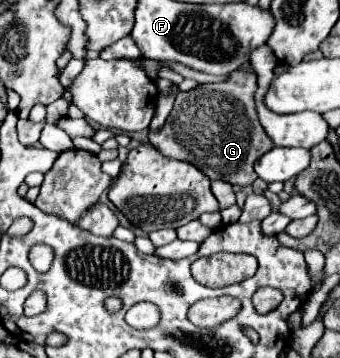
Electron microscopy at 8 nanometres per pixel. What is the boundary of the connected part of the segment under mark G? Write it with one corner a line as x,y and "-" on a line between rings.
243,69
233,71
227,81
199,85
197,89
187,91
187,93
179,91
175,97
175,107
165,121
165,127
159,133
149,133
149,141
163,155
195,165
209,179
223,179
223,181
227,181
231,185
239,185
239,187
251,185
257,179
257,175
253,171
255,161
263,153
267,153
269,149
275,147
259,123
255,103
253,103
253,93
255,93
255,73
243,71

